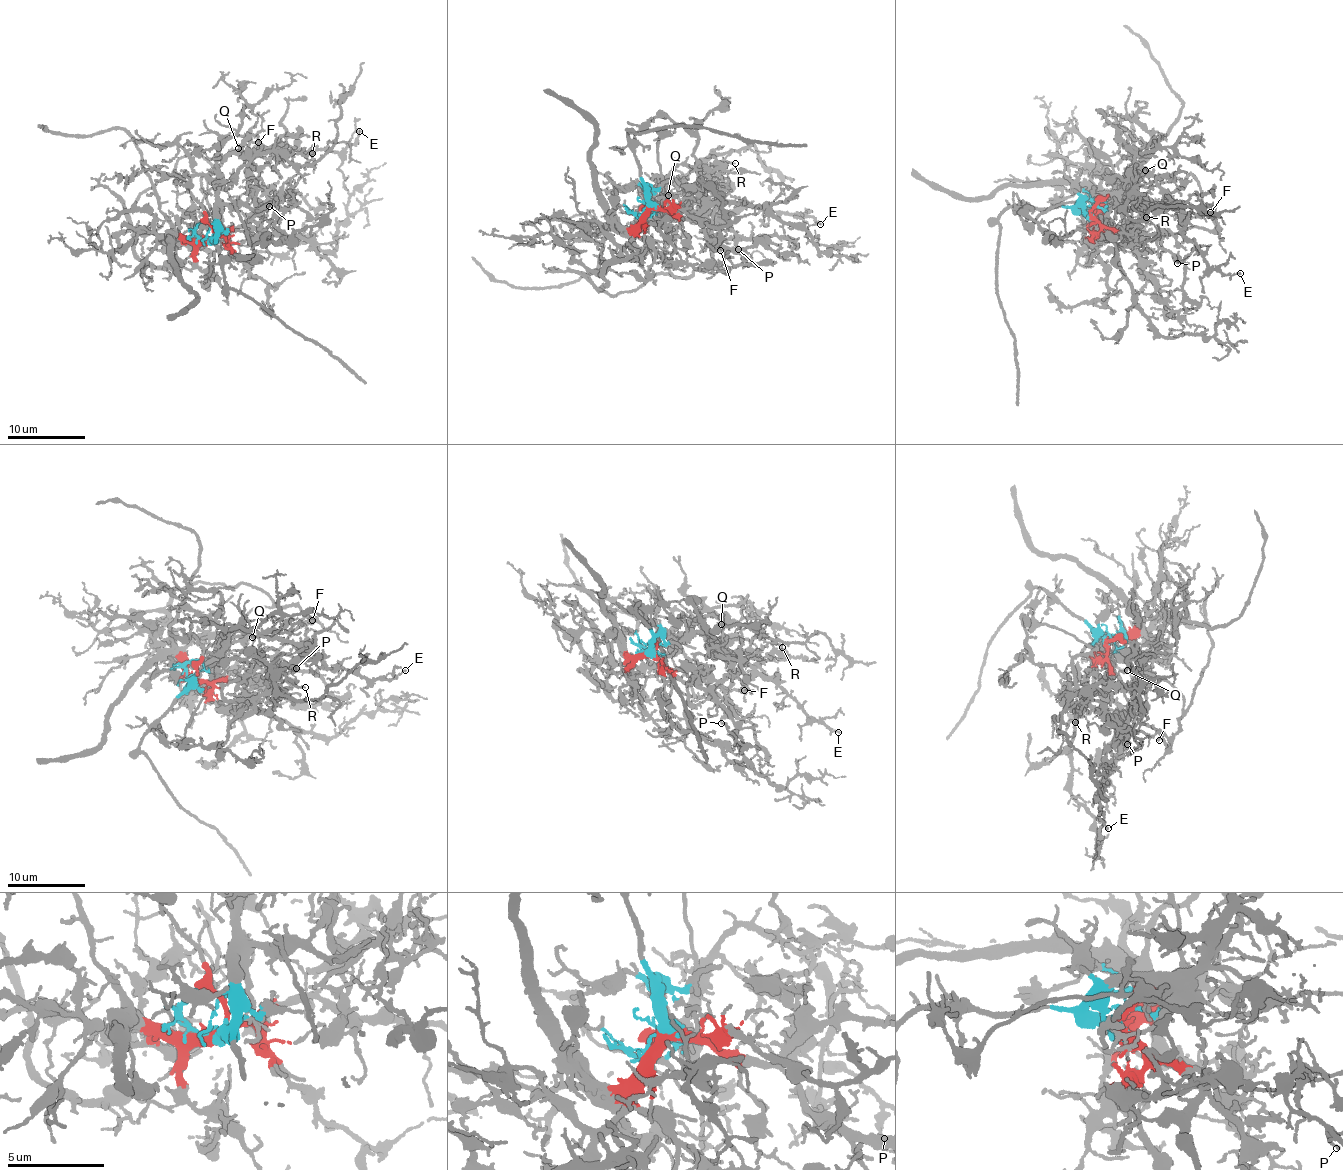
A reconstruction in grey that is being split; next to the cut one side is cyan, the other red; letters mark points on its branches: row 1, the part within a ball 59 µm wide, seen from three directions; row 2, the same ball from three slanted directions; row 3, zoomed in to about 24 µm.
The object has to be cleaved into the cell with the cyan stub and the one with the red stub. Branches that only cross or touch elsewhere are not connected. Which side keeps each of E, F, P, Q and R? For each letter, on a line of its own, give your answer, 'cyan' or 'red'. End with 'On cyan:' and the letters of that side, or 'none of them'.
E: cyan
F: cyan
P: cyan
Q: cyan
R: cyan
On cyan: E, F, P, Q, R

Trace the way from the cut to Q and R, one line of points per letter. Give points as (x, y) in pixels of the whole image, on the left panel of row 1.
Q: (211, 240), (206, 235), (220, 219), (216, 200), (221, 180), (232, 180), (249, 159), (247, 153), (238, 148)
R: (211, 240), (206, 235), (220, 215), (216, 200), (222, 178), (232, 180), (254, 155), (282, 148), (313, 153)

